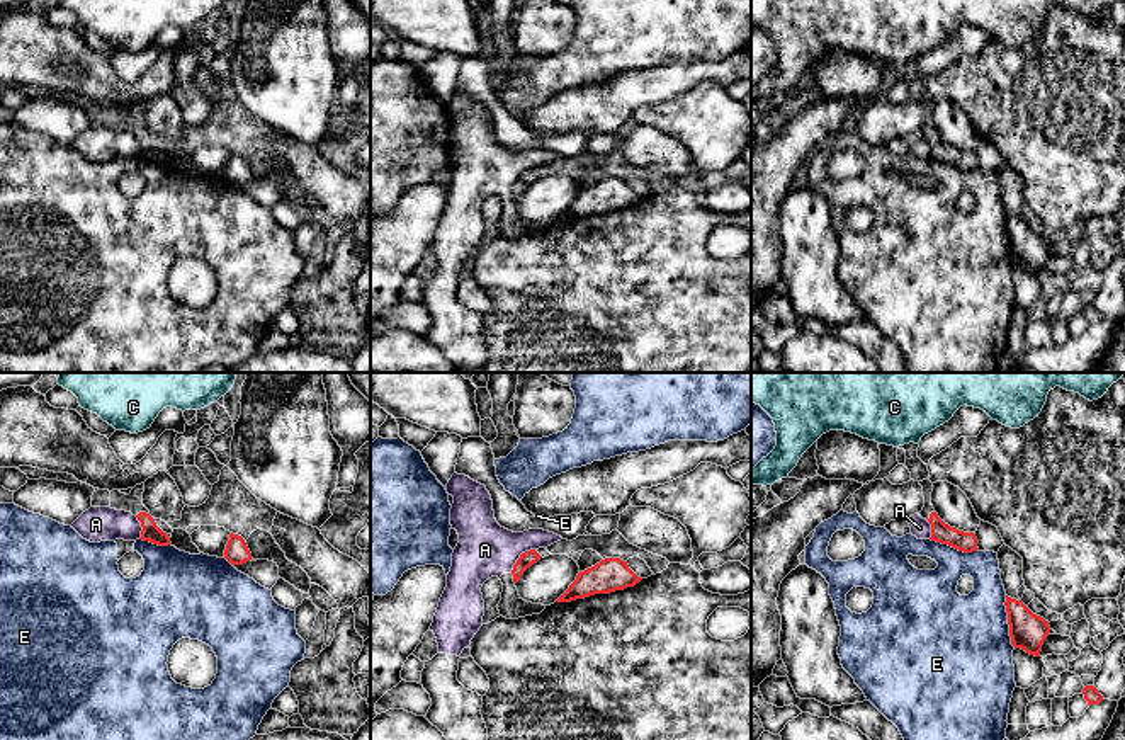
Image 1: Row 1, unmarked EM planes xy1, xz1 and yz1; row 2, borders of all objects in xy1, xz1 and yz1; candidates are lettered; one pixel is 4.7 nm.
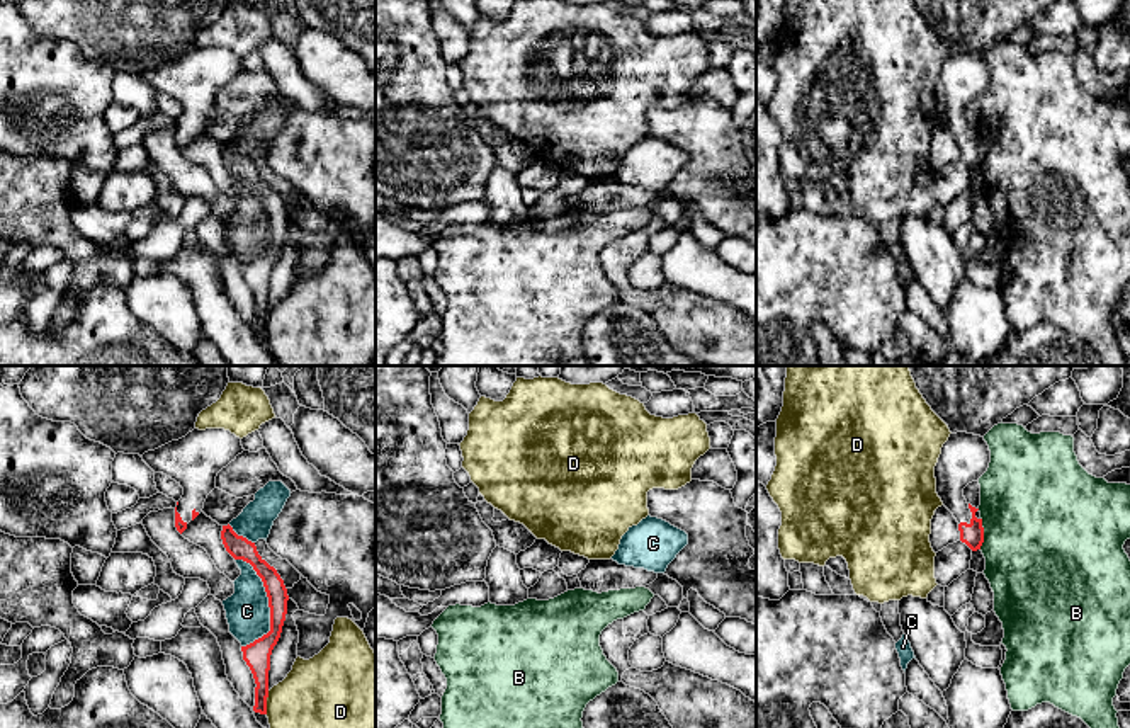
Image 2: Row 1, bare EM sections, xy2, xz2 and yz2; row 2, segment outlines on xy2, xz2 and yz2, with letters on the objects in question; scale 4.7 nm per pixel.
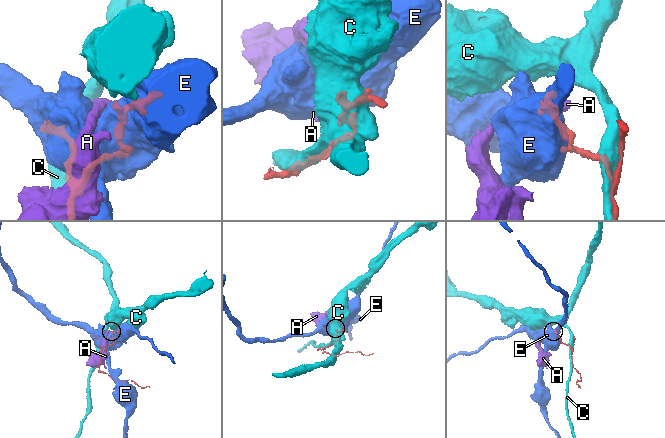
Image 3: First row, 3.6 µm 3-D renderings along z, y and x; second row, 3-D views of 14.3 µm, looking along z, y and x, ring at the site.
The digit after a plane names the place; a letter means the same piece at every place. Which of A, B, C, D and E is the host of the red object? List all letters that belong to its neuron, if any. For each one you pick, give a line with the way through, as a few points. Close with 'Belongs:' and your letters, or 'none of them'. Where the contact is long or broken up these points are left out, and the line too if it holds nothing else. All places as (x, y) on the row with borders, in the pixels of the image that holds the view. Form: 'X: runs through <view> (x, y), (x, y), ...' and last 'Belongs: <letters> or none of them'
Belongs: none of them

